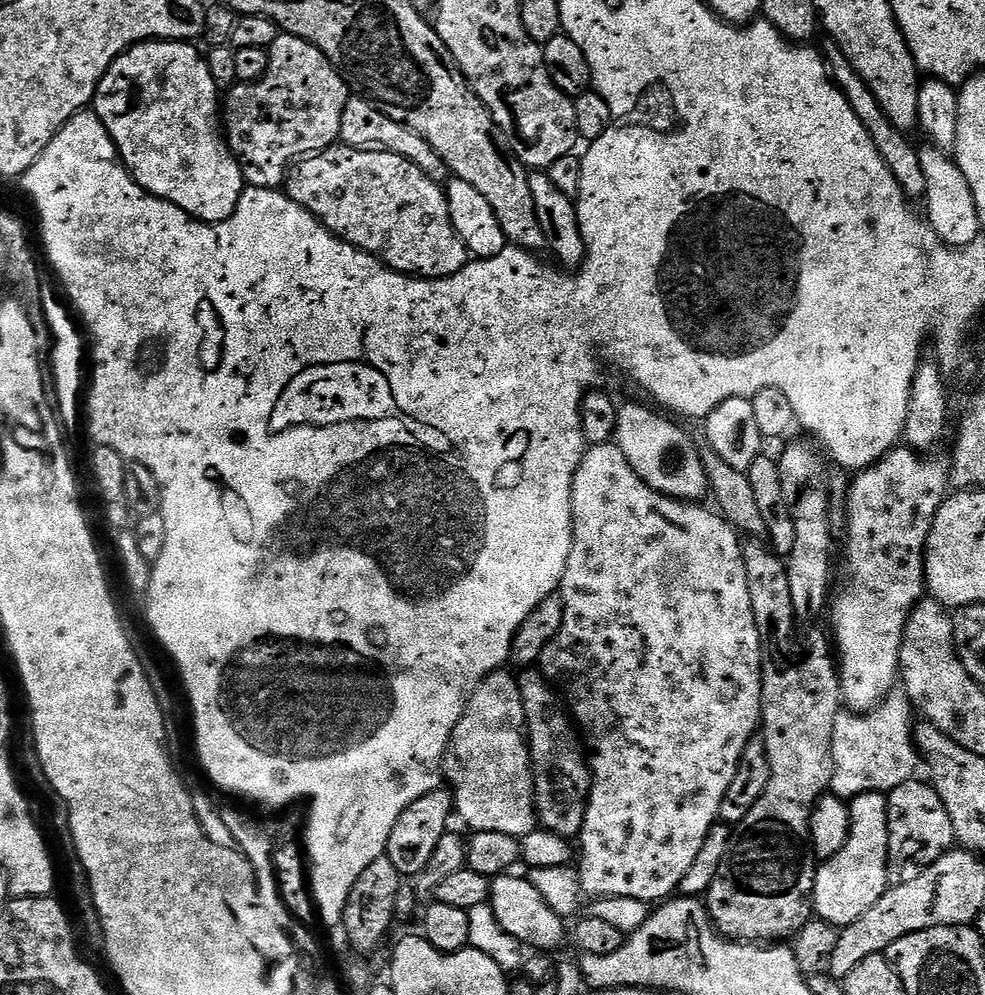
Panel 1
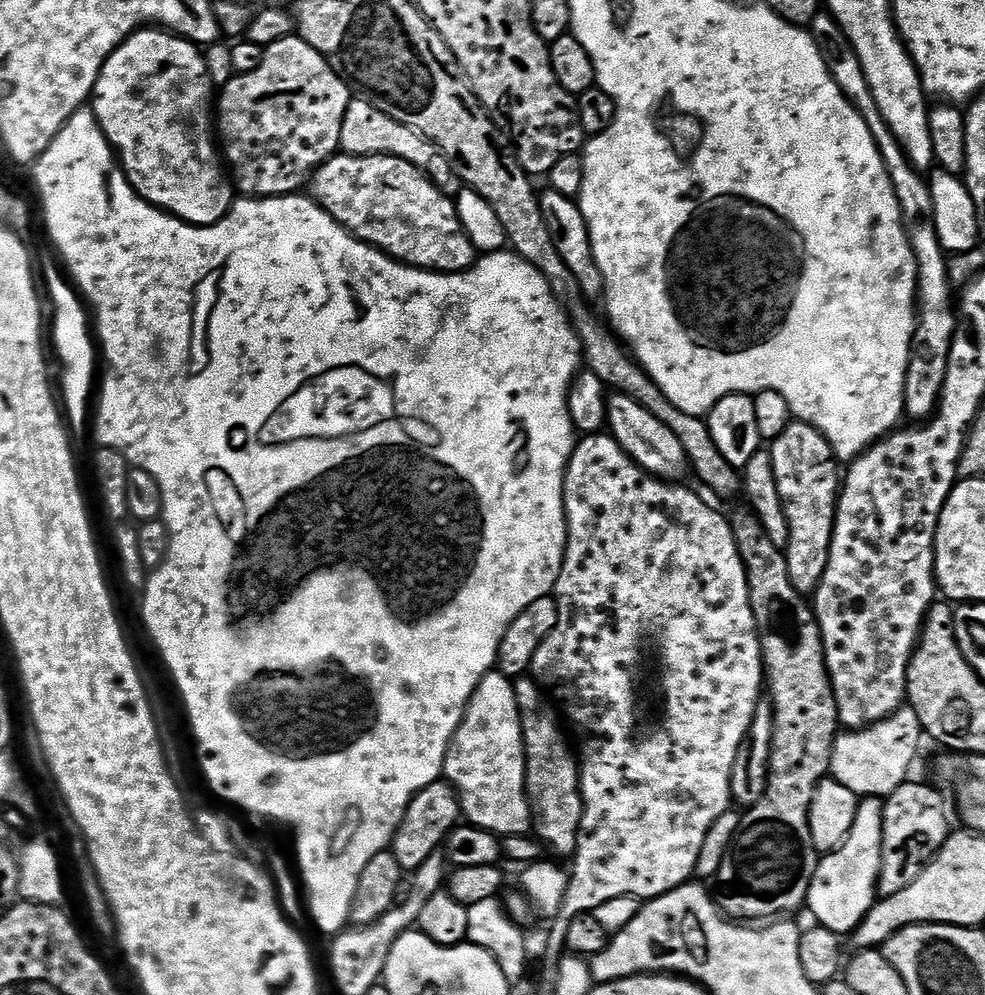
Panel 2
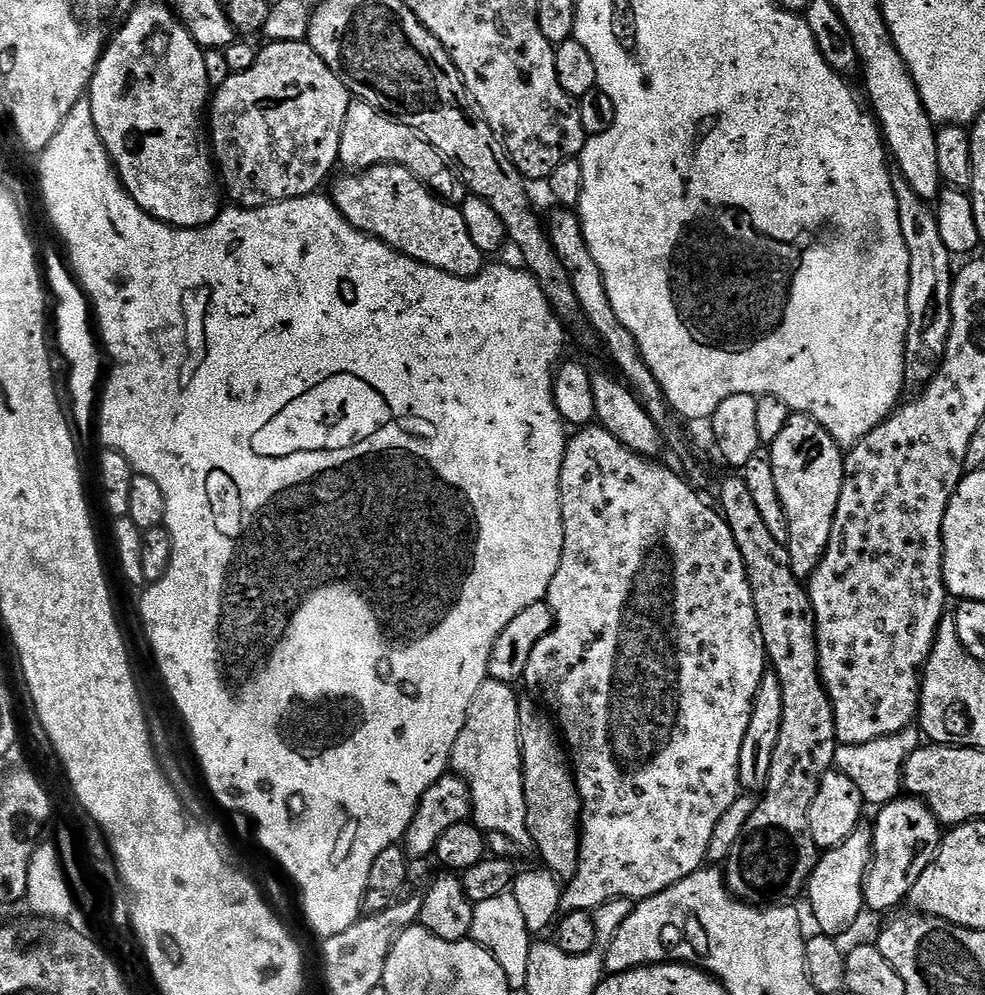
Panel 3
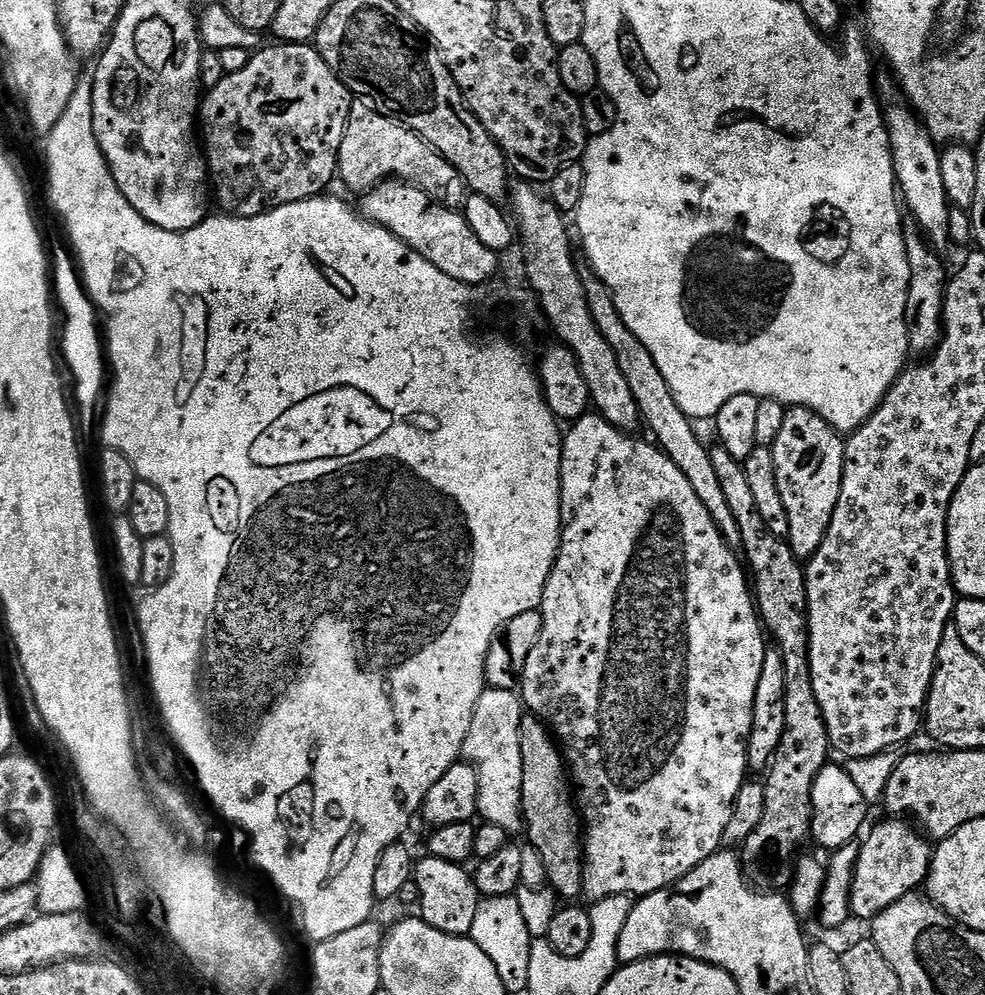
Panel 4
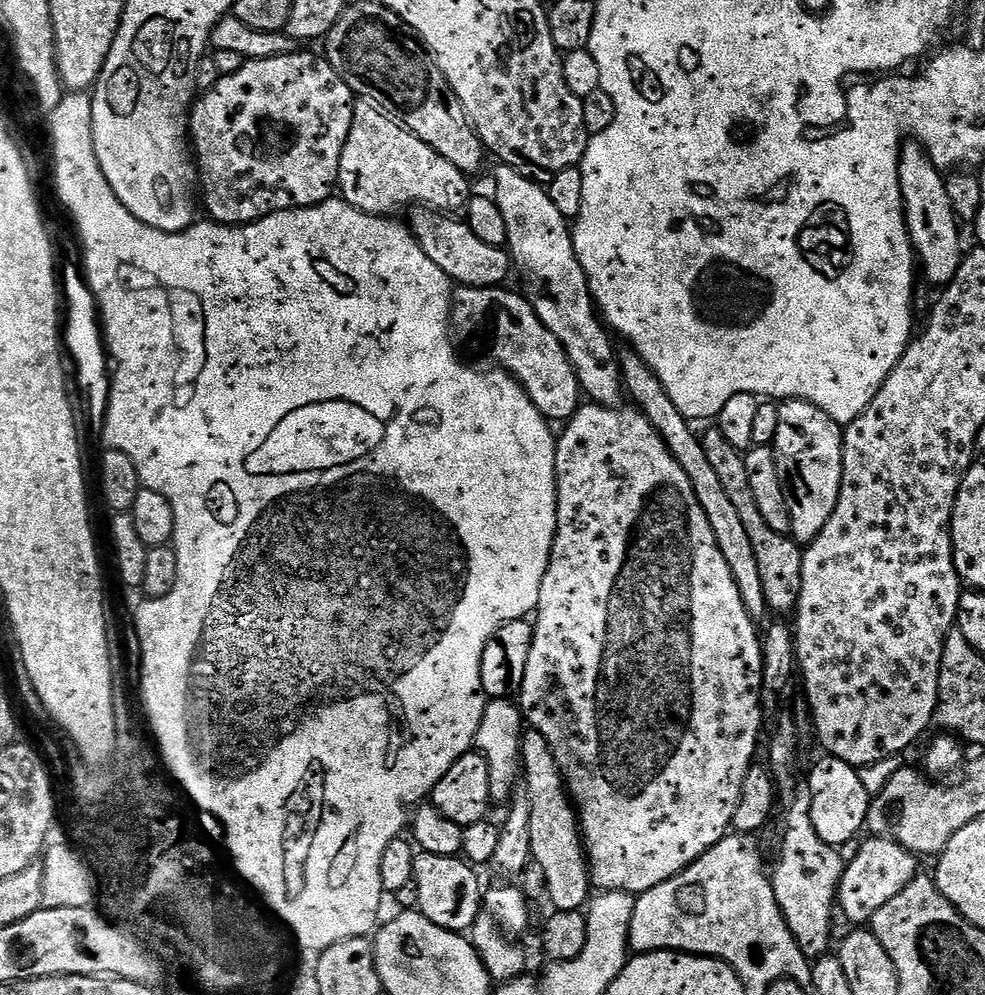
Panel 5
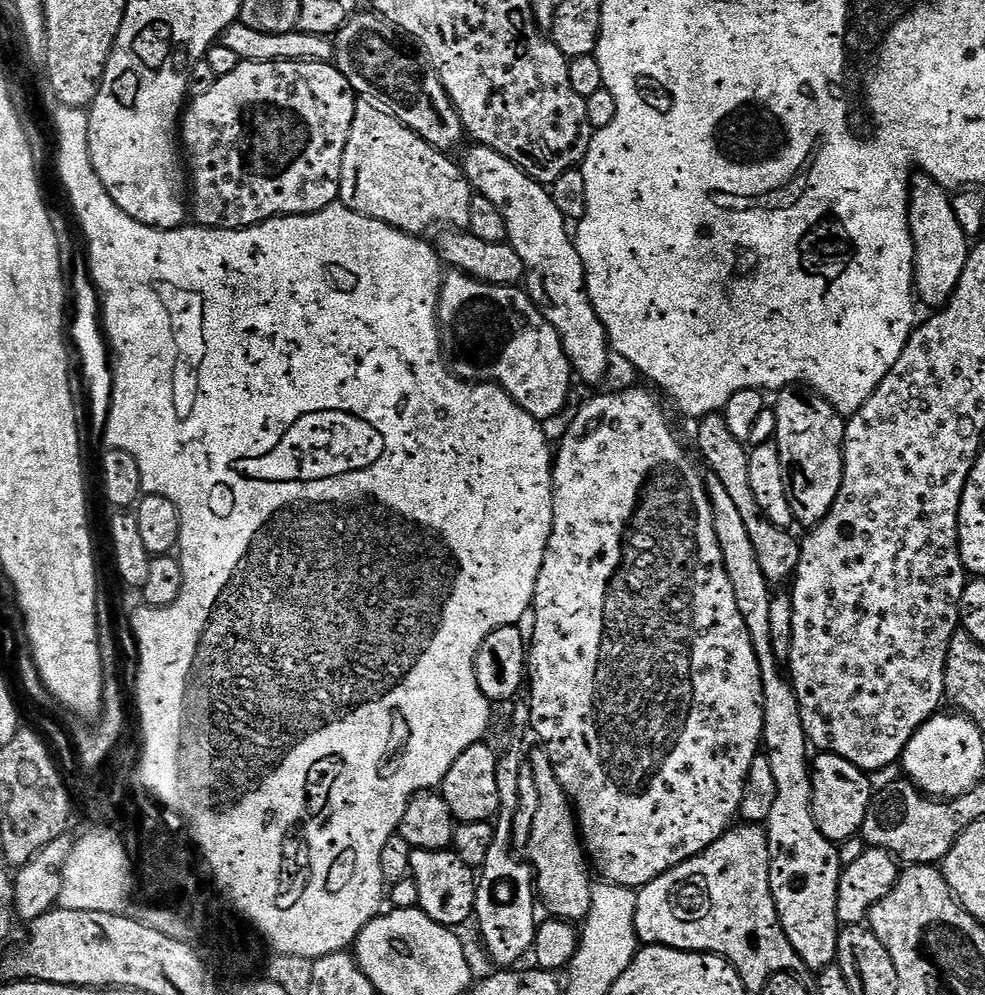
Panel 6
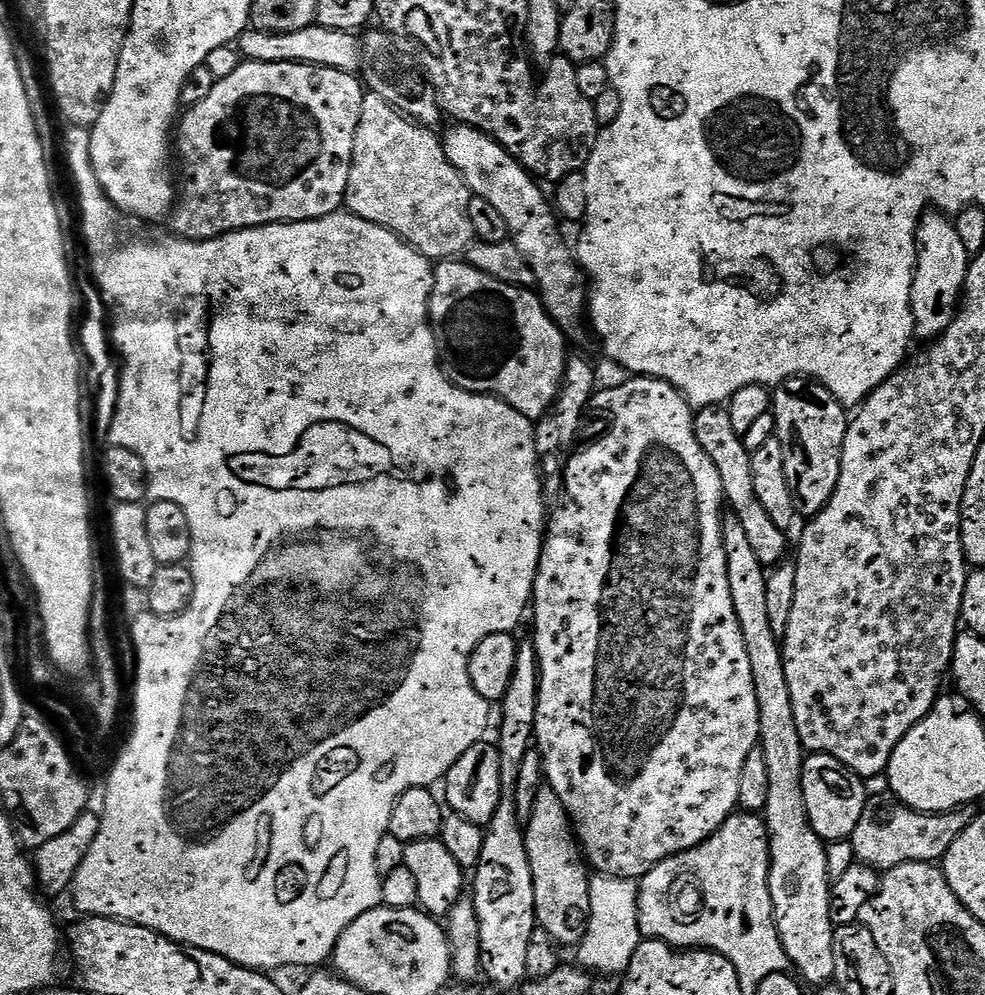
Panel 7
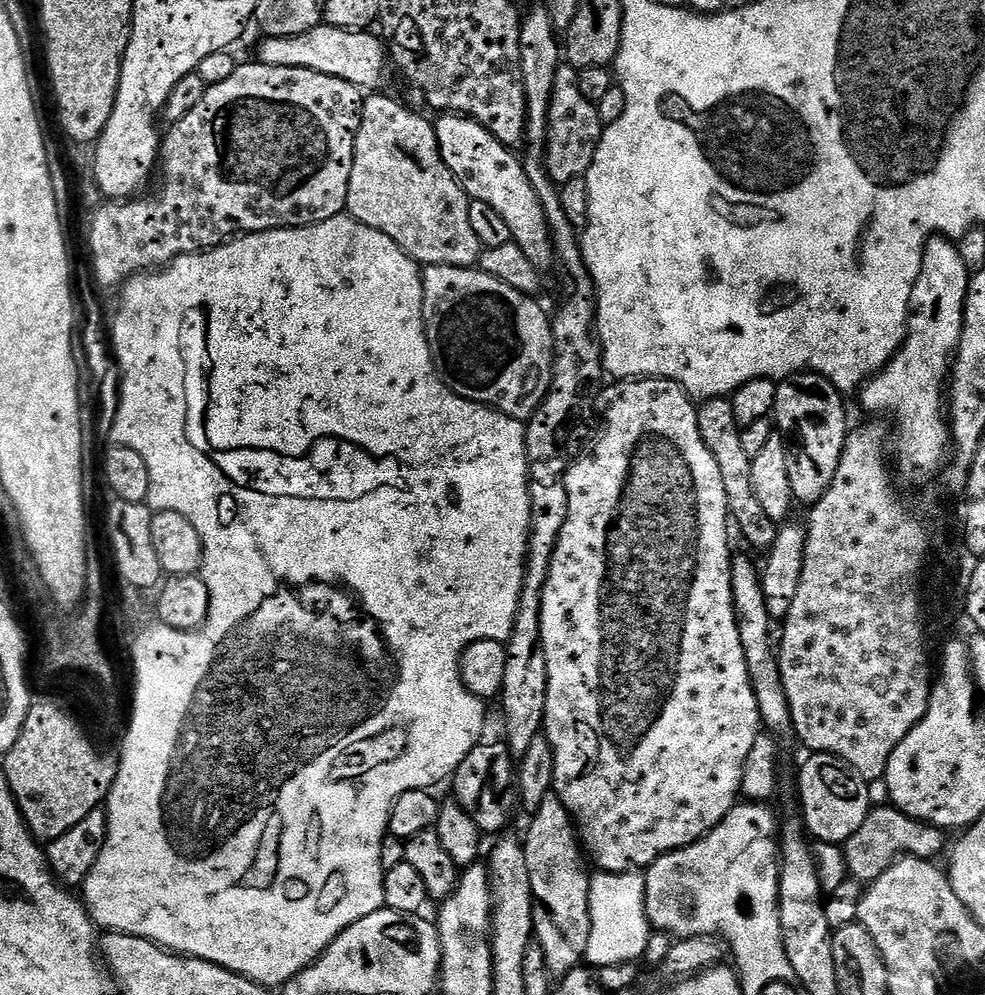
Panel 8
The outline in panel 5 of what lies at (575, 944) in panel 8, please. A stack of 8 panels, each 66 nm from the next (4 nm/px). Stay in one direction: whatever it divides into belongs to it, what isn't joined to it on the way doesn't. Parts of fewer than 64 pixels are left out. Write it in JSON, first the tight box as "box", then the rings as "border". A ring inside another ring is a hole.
{"box":[520,730,590,912],"border":[[[528,730],[521,735],[520,758],[522,761],[522,782],[528,787],[528,797],[530,798],[530,846],[532,847],[532,860],[538,866],[542,866],[542,870],[546,874],[546,886],[548,887],[548,895],[546,897],[547,903],[552,903],[553,905],[551,907],[557,912],[581,911],[590,900],[590,891],[588,892],[588,884],[590,888],[590,869],[588,866],[588,858],[584,851],[584,842],[578,823],[578,813],[573,805],[571,796],[568,795],[568,790],[564,782],[564,775],[558,770],[558,762],[554,762],[554,754],[550,750],[550,742],[546,738],[542,738],[540,732]]]}

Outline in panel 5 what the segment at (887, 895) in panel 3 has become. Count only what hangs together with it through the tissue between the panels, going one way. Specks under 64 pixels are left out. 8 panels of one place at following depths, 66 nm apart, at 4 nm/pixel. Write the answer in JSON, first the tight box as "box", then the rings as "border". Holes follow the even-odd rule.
{"box":[838,836,918,926],"border":[[[872,836],[856,852],[856,857],[847,861],[844,876],[840,880],[838,889],[838,908],[844,911],[846,919],[852,926],[864,926],[872,921],[874,914],[895,898],[902,894],[906,886],[918,874],[918,858],[910,850],[906,850],[896,840],[889,840],[886,836]]]}

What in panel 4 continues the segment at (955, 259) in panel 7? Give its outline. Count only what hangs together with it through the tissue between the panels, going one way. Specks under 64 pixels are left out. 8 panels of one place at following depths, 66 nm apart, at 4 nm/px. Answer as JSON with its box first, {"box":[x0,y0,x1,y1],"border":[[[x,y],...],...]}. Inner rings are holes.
{"box":[884,104,950,250],"border":[[[896,104],[884,113],[884,123],[888,125],[894,174],[899,195],[905,209],[918,222],[928,238],[929,244],[937,250],[949,247],[950,241],[950,203],[941,177],[939,161],[941,149],[937,141],[928,133],[923,119],[911,107]]]}

